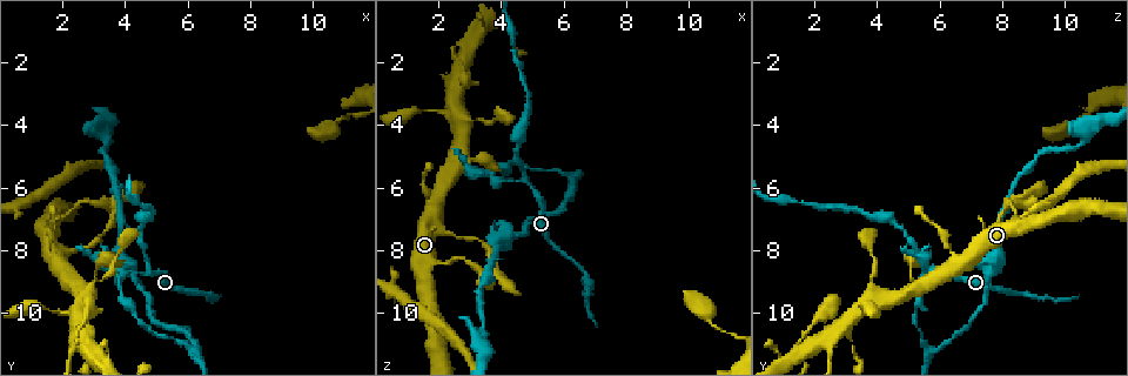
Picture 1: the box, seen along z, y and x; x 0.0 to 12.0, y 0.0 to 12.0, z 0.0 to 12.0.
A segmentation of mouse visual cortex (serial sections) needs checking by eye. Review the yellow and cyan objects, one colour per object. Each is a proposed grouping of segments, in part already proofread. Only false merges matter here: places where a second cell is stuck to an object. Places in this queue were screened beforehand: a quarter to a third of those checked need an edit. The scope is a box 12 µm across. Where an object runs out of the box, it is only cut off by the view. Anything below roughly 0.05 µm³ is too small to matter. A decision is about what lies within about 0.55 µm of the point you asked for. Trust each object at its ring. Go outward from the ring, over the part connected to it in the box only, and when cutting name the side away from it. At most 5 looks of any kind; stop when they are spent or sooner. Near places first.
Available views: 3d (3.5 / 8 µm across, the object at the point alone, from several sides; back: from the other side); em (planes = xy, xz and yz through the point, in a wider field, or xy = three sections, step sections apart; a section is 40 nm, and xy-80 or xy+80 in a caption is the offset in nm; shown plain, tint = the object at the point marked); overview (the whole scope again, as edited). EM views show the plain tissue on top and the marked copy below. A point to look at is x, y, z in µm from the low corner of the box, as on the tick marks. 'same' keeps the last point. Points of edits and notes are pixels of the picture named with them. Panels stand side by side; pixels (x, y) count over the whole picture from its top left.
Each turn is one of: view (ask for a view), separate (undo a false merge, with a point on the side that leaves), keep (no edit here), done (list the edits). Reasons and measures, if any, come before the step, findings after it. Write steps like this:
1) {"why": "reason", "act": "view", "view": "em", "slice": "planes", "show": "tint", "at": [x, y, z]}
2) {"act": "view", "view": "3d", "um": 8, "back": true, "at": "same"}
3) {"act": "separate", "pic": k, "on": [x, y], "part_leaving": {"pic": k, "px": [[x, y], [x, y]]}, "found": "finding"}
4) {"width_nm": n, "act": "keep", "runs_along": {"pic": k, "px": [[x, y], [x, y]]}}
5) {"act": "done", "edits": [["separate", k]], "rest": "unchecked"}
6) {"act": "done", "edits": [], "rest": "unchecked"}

{"why": "arms part here", "act": "view", "view": "3d", "um": 3.5, "at": [4.7, 8.7, 5.8]}

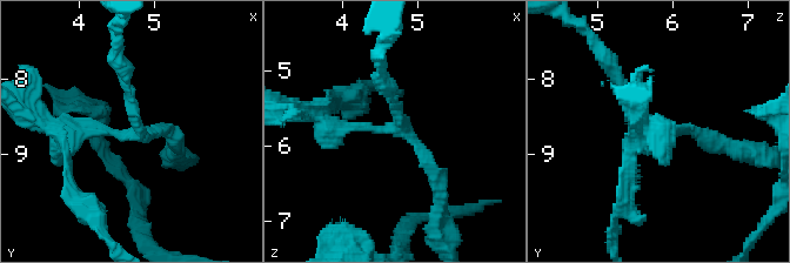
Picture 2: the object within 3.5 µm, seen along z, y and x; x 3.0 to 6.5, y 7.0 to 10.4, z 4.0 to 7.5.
{"arms": 3, "arm_widths_nm": [100, 150, 200], "act": "view", "view": "em", "slice": "xy", "step": 5, "show": "tint", "at": [4.80, 8.70, 5.75]}

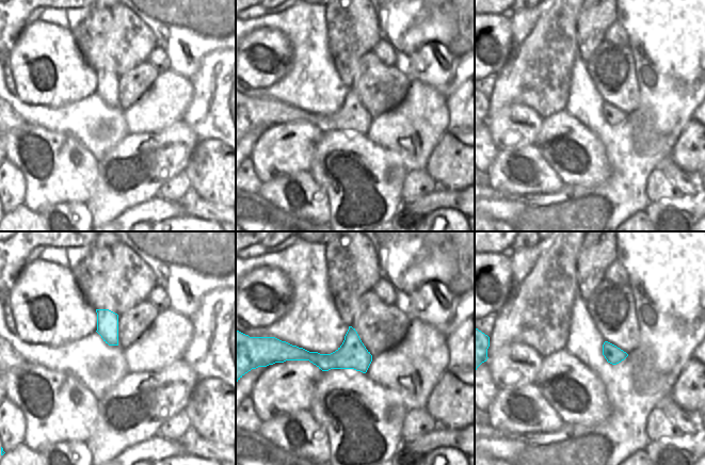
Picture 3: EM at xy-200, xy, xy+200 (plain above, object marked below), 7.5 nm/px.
{"act": "keep", "runs_along": {"pic": 2, "px": [[440, 189], [400, 129], [325, 123]]}, "found": "all the same cell"}

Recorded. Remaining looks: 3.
{"why": "abrupt turn", "act": "view", "view": "3d", "um": 3.5, "at": [2.4, 8.0, 7.5]}

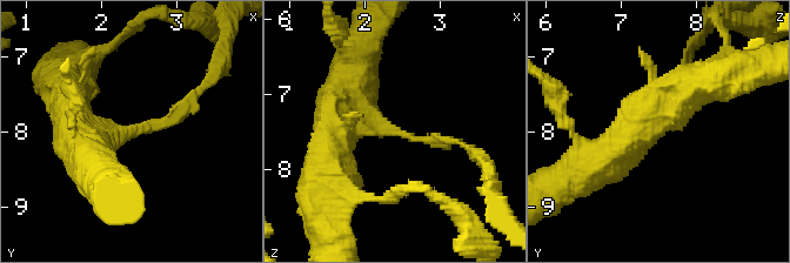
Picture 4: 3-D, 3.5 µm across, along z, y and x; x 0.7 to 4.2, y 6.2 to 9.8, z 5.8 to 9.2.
{"arm_widths_nm": [150, 450], "why": "shape alone is not enough", "act": "view", "view": "em", "slice": "xy", "step": 3, "show": "tint", "at": [2.40, 8.00, 7.45]}

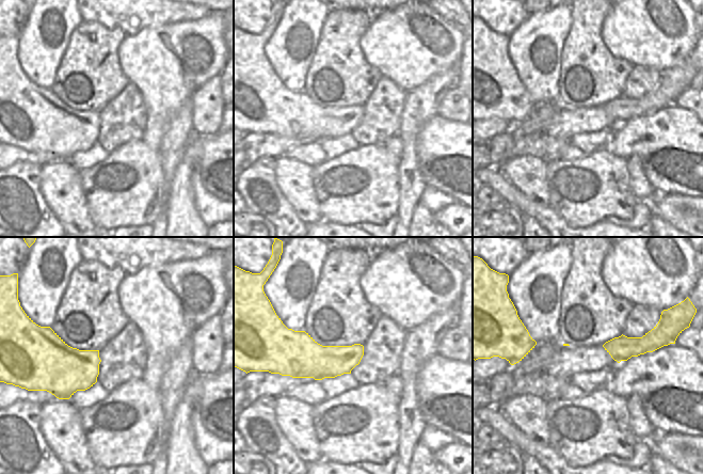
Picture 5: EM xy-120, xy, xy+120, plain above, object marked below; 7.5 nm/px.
{"act": "keep", "found": "all the same cell"}

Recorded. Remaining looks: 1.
{"act": "done", "edits": [], "rest": "unchecked"}

